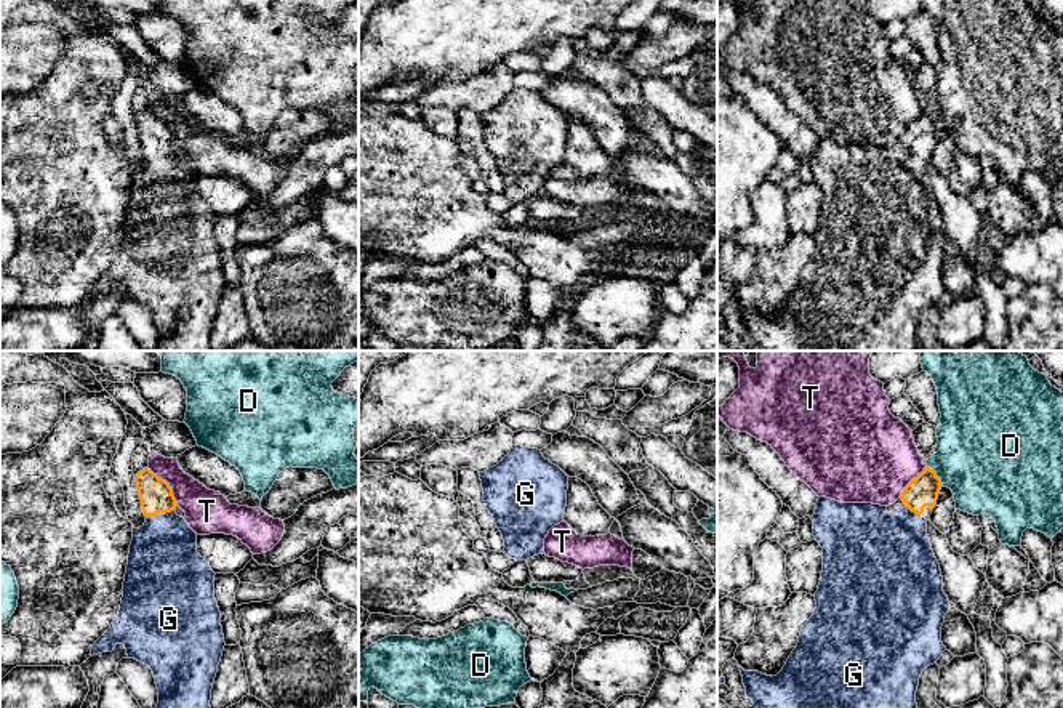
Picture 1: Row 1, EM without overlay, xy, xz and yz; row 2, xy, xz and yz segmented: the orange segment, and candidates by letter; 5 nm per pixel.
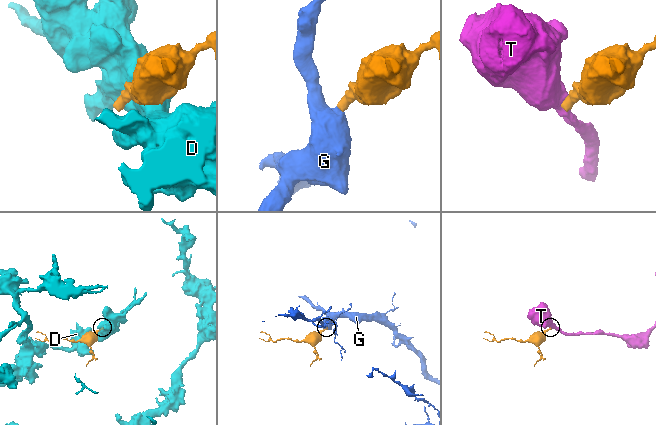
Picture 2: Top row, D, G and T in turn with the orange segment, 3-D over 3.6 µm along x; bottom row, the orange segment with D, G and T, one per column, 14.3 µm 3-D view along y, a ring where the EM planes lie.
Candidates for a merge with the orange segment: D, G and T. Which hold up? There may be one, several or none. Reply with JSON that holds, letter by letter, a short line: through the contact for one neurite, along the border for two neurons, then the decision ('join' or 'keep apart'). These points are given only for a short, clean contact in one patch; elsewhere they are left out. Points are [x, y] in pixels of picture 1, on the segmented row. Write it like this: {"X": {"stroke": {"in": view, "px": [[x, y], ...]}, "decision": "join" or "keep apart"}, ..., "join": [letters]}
{"D": {"decision": "keep apart"}, "G": {"stroke": {"in": "xy", "px": [[156, 495], [152, 514], [164, 537], [164, 563]]}, "decision": "join"}, "T": {"stroke": {"in": "xy", "px": [[148, 466], [168, 484], [178, 505]]}, "decision": "keep apart"}, "join": ["G"]}

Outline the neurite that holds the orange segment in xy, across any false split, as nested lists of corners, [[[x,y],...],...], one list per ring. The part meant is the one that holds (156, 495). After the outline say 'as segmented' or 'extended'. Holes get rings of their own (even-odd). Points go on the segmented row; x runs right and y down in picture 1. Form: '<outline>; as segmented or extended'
[[[149,468],[139,471],[134,482],[147,519],[142,527],[133,529],[120,610],[110,628],[94,642],[91,657],[112,652],[117,644],[123,644],[128,658],[152,670],[158,689],[157,708],[211,708],[211,689],[226,646],[221,612],[215,599],[216,573],[197,553],[197,533],[176,514],[178,503],[170,484]]]; extended

